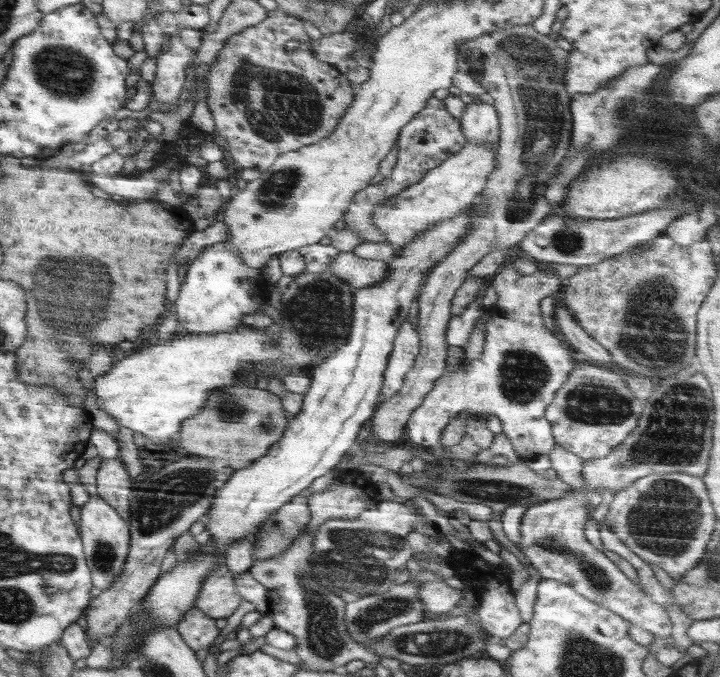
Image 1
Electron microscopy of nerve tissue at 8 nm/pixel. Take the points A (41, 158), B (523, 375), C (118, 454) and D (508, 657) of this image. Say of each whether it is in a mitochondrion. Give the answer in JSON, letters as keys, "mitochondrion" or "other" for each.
{"A":"other","B":"mitochondrion","C":"other","D":"other"}

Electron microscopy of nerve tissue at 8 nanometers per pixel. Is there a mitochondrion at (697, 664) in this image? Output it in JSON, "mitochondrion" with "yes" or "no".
{"mitochondrion":"no"}

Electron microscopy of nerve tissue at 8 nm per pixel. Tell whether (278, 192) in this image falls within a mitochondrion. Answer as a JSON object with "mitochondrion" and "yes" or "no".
{"mitochondrion":"yes"}

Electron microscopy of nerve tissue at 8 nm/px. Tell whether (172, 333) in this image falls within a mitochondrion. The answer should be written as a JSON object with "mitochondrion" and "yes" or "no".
{"mitochondrion":"no"}

